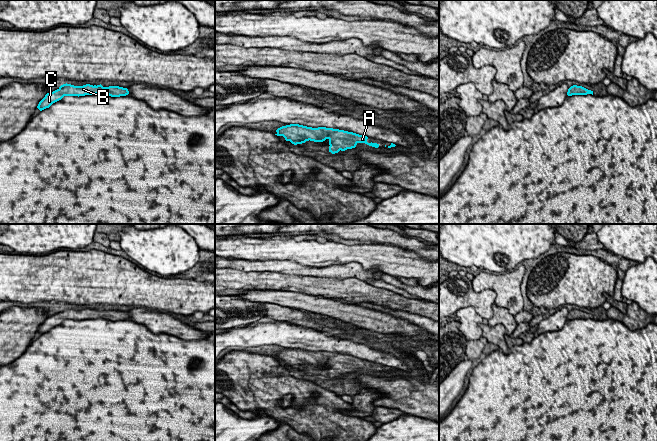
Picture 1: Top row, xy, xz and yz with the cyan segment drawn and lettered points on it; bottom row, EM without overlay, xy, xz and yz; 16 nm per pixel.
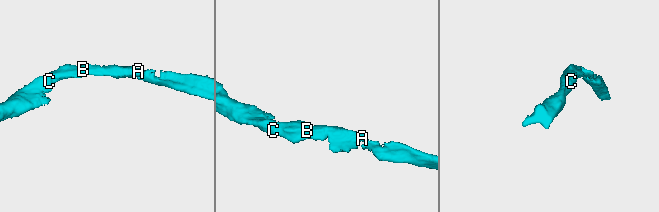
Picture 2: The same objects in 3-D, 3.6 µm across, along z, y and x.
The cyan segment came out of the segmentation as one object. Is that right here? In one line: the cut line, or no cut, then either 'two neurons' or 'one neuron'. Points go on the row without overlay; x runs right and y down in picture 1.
no cut; one neuron

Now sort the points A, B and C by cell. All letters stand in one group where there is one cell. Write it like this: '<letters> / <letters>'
A B C

